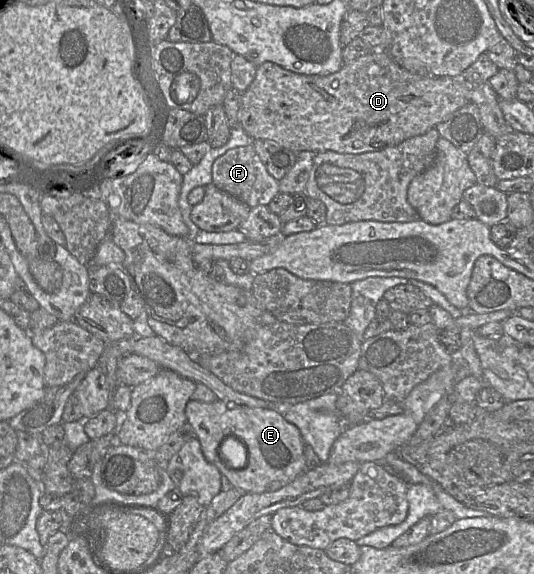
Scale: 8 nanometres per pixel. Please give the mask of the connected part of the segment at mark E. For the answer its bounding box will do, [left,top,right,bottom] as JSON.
[185,399,305,493]

